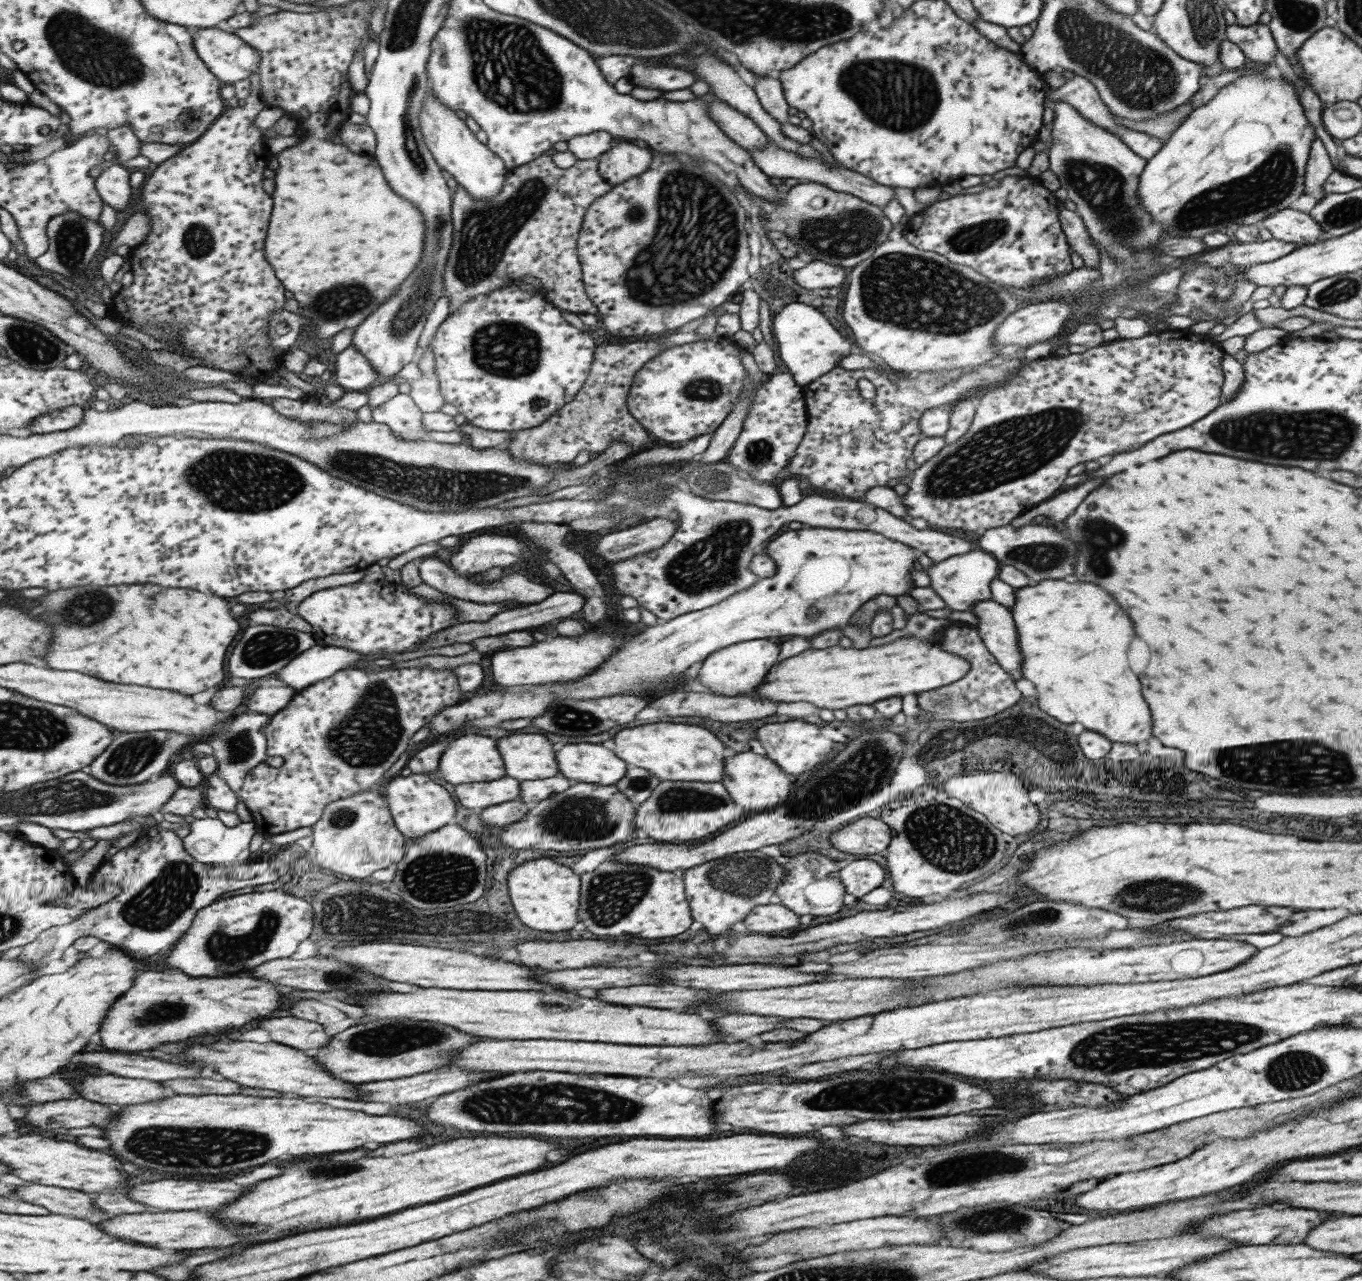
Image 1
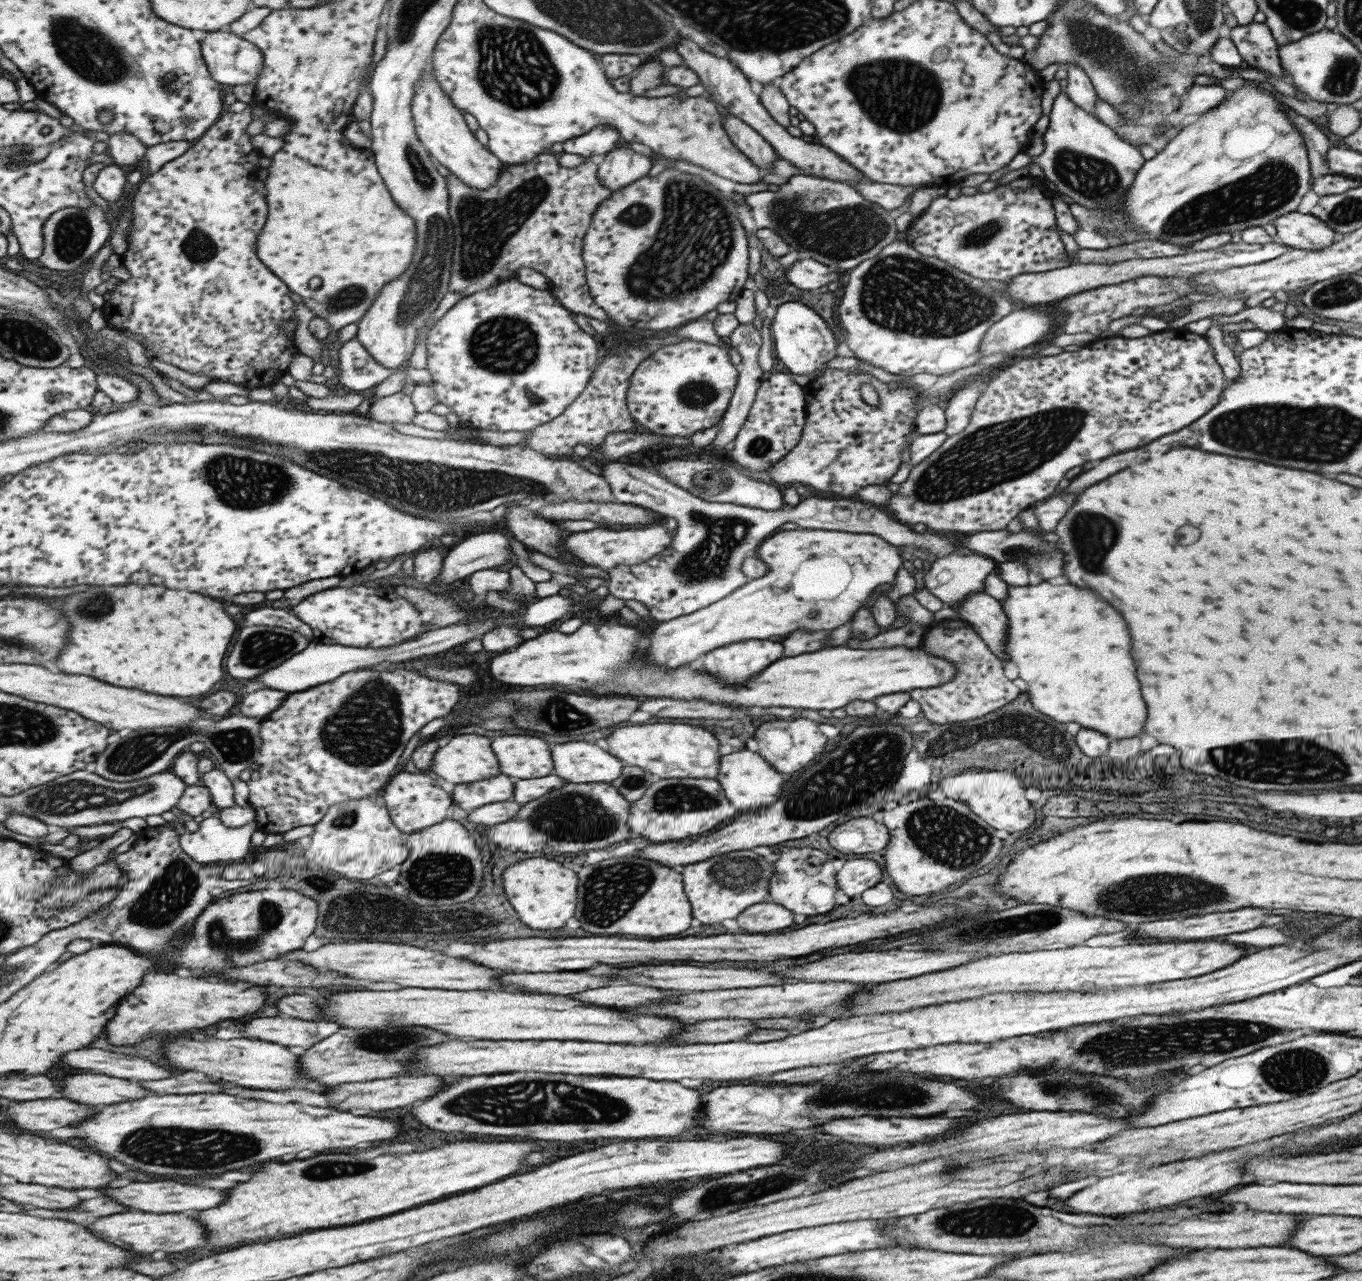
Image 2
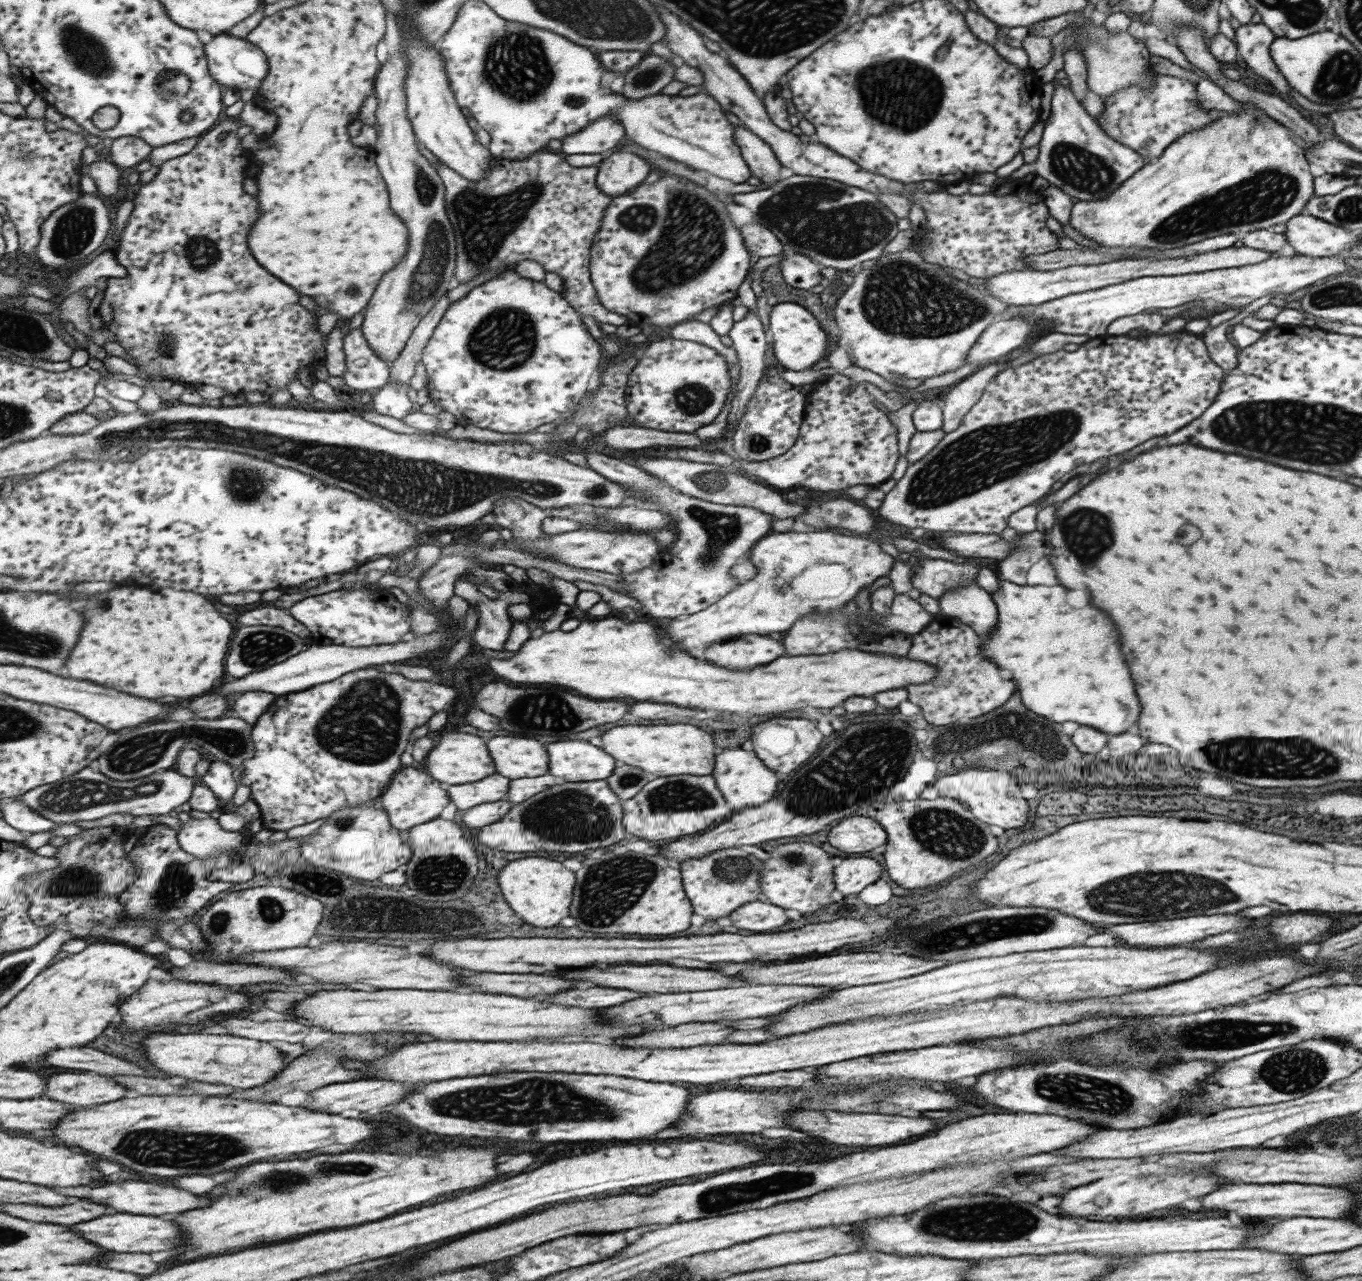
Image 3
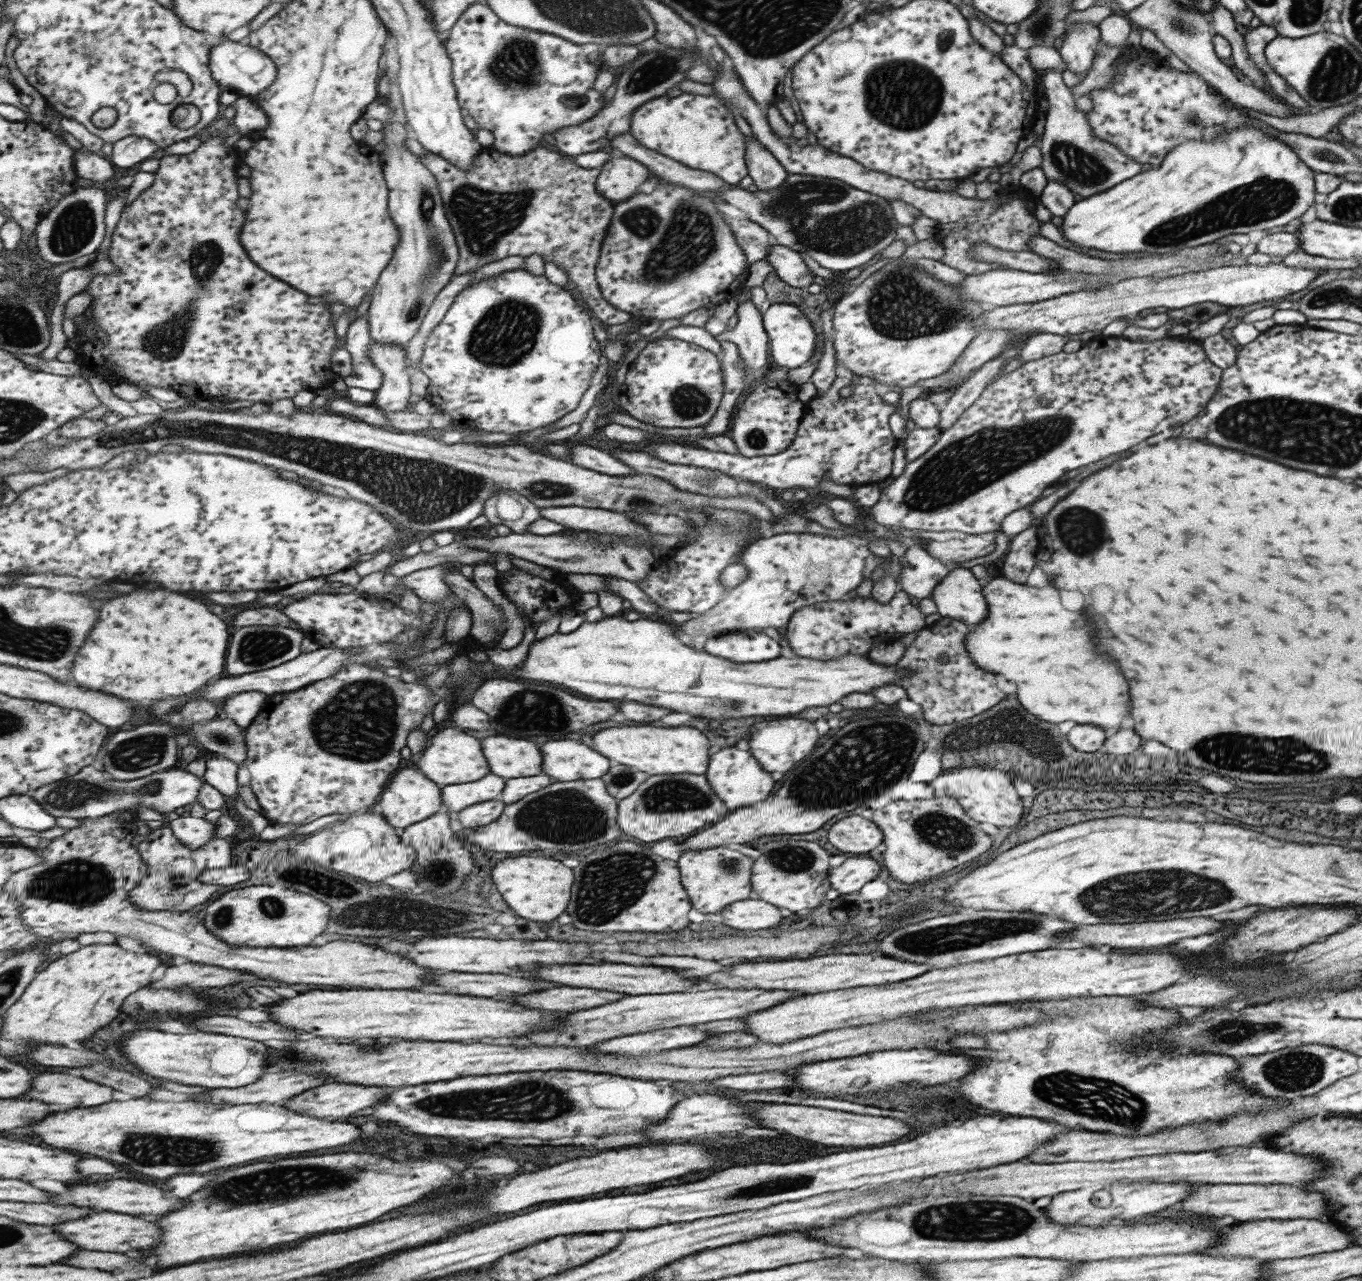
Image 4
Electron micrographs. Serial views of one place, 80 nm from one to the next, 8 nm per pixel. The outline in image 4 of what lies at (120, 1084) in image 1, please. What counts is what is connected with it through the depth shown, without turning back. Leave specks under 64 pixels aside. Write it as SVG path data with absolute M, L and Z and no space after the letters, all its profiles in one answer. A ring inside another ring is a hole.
M43 1074L35 1078L33 1088L23 1098L43 1100L47 1104L59 1104L69 1108L85 1108L111 1102L113 1088L71 1074Z

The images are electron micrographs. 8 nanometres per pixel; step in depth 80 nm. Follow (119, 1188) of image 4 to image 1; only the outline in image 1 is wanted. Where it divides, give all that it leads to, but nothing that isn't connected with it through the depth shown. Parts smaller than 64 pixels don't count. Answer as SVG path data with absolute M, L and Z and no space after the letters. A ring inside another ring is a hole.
M159 1180L159 1182L145 1182L139 1184L135 1188L131 1188L129 1198L141 1204L147 1204L151 1208L157 1208L161 1212L179 1212L179 1210L201 1210L201 1208L219 1208L225 1206L233 1200L237 1200L243 1192L247 1190L247 1186L239 1186L231 1180L227 1182L199 1182L199 1180Z

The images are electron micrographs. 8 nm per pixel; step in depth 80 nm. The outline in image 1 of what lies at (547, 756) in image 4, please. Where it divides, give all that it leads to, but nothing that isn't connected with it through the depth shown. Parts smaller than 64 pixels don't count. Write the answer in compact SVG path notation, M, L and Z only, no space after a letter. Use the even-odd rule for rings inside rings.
M565 744L555 752L557 770L576 783L614 785L625 774L625 764L599 744Z

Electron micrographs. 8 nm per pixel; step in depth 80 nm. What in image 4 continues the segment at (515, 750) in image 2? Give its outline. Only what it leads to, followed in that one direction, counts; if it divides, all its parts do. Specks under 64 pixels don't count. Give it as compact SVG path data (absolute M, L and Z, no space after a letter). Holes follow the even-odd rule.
M489 736L481 740L481 752L487 758L489 772L501 778L535 776L541 770L539 750L527 740Z

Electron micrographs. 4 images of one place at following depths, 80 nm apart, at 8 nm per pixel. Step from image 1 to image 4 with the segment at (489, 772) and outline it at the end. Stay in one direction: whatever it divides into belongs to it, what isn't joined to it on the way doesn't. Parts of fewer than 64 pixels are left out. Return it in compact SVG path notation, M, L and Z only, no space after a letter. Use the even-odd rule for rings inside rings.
M445 728L445 730L439 730L437 734L433 734L431 740L427 742L425 750L415 760L415 766L421 772L427 772L427 776L431 776L431 780L435 780L435 784L443 784L443 786L473 782L487 774L487 762L481 754L479 740L471 738L463 732L457 732L453 728Z

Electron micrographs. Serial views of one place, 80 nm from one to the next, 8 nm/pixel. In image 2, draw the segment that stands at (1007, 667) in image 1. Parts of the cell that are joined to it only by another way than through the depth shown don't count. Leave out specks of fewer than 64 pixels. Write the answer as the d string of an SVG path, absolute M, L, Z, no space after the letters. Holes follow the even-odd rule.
M983 591L964 596L953 608L962 621L974 627L975 634L987 644L987 648L1003 660L1003 638L1007 630L1007 620L1001 604Z

